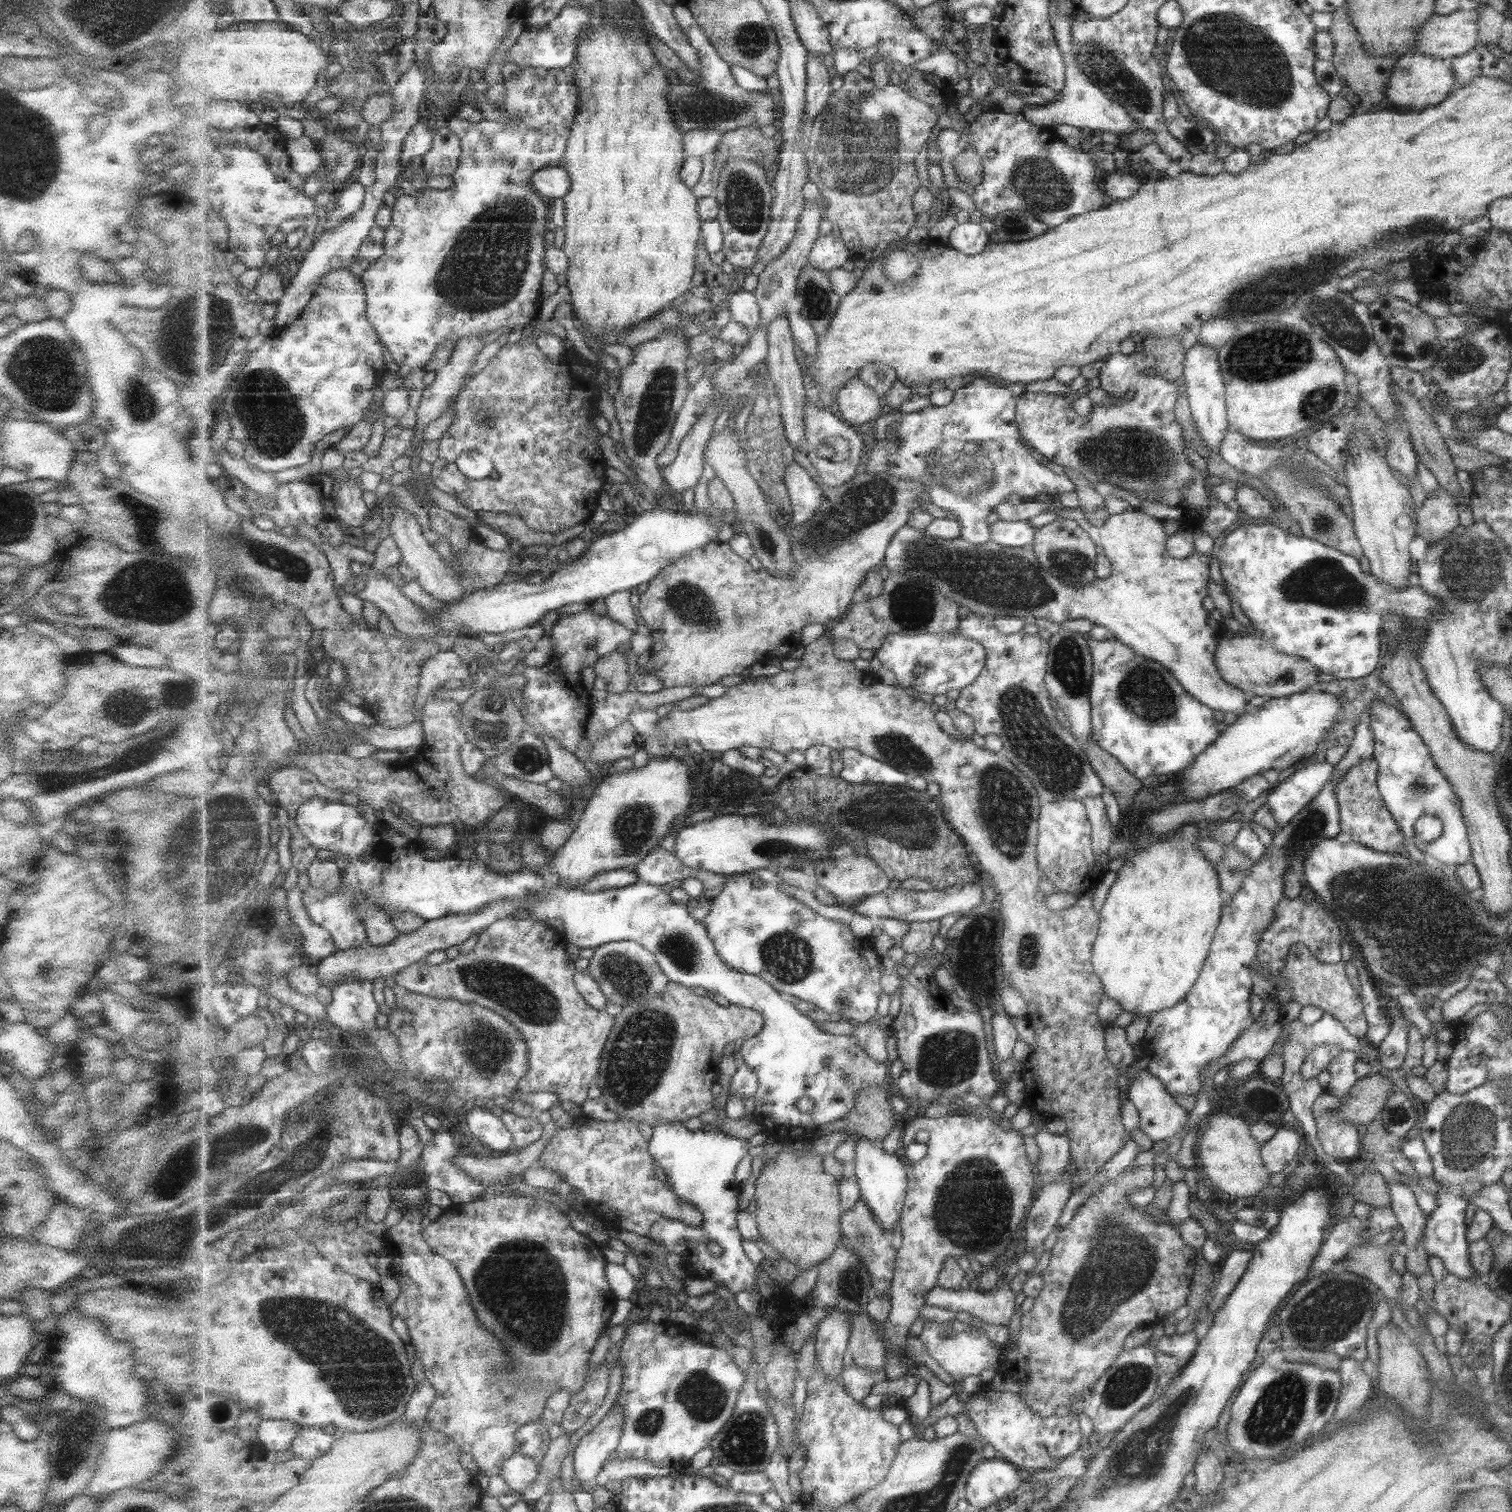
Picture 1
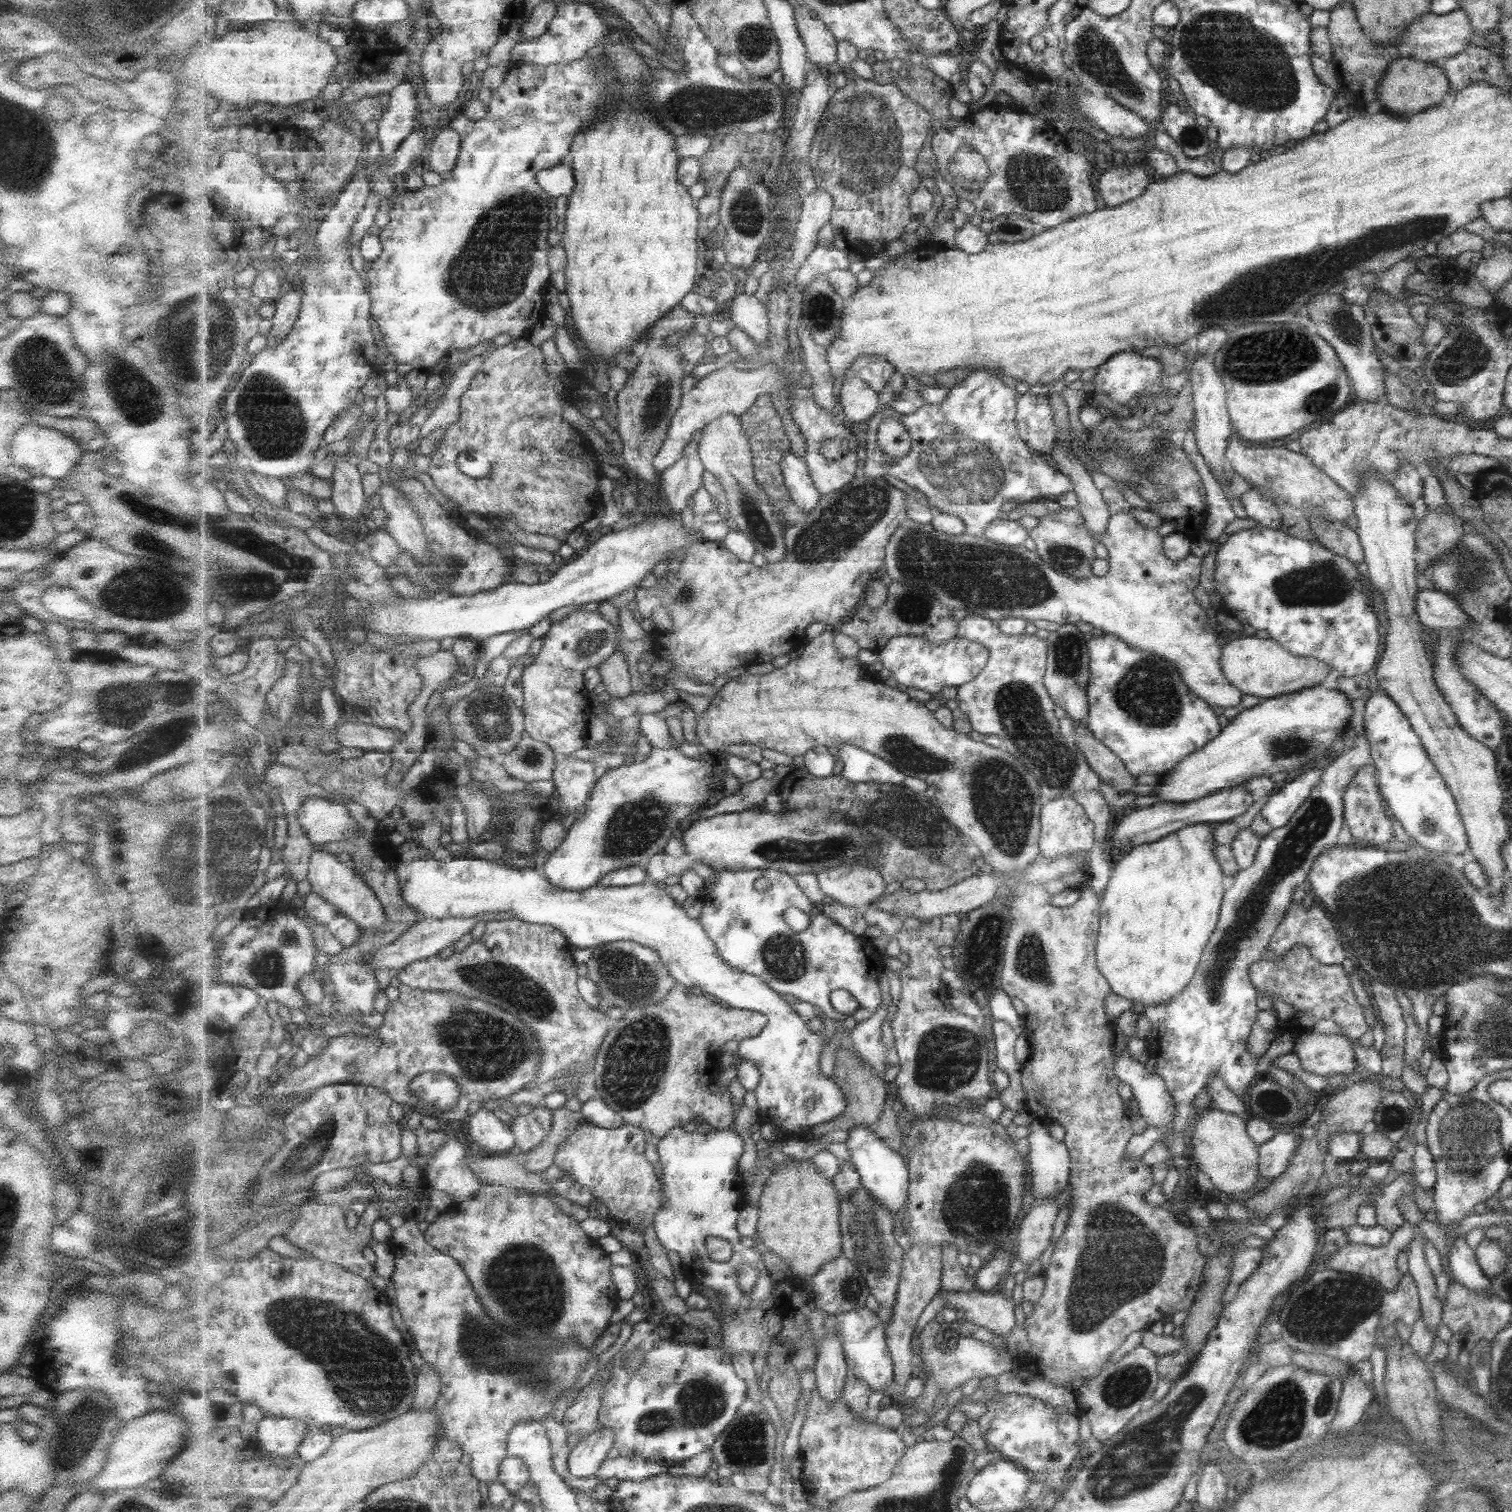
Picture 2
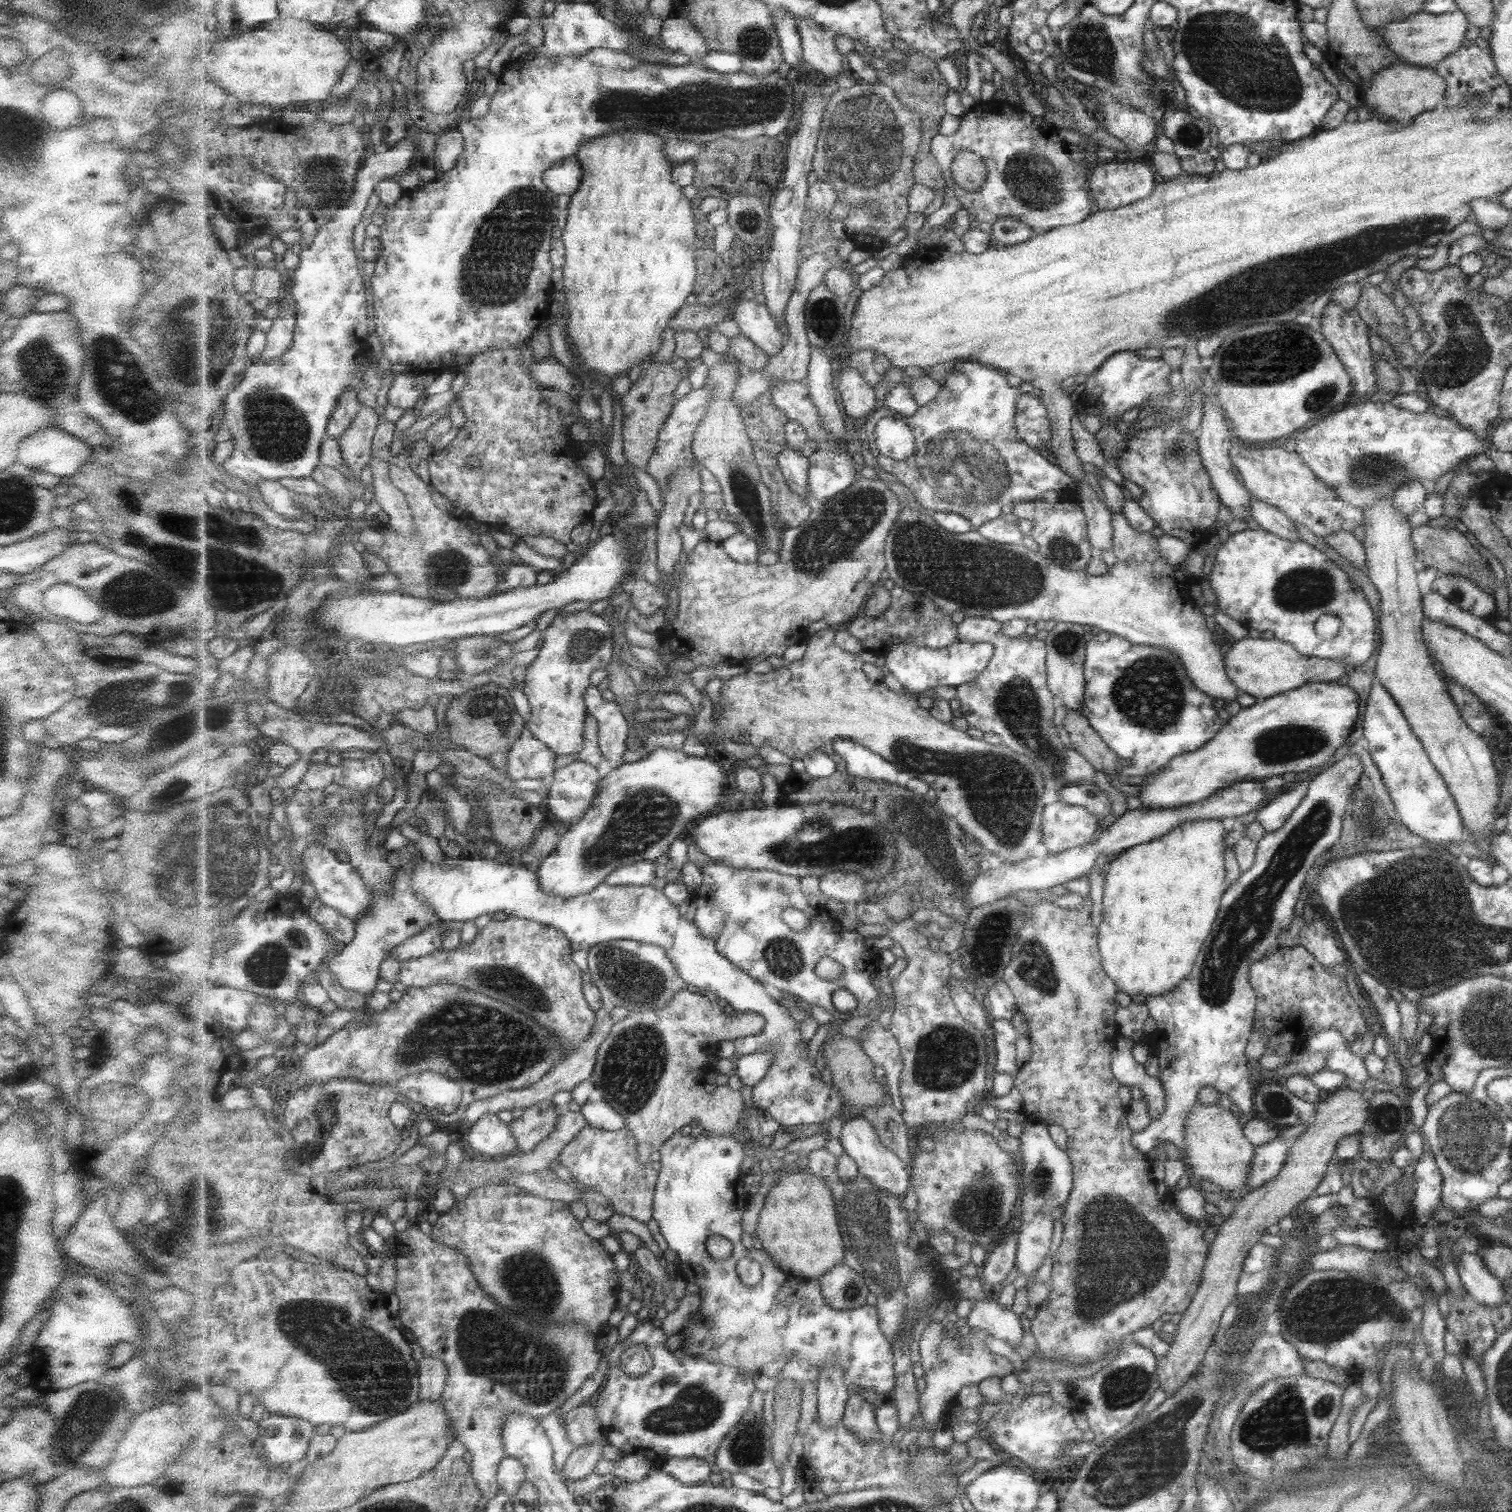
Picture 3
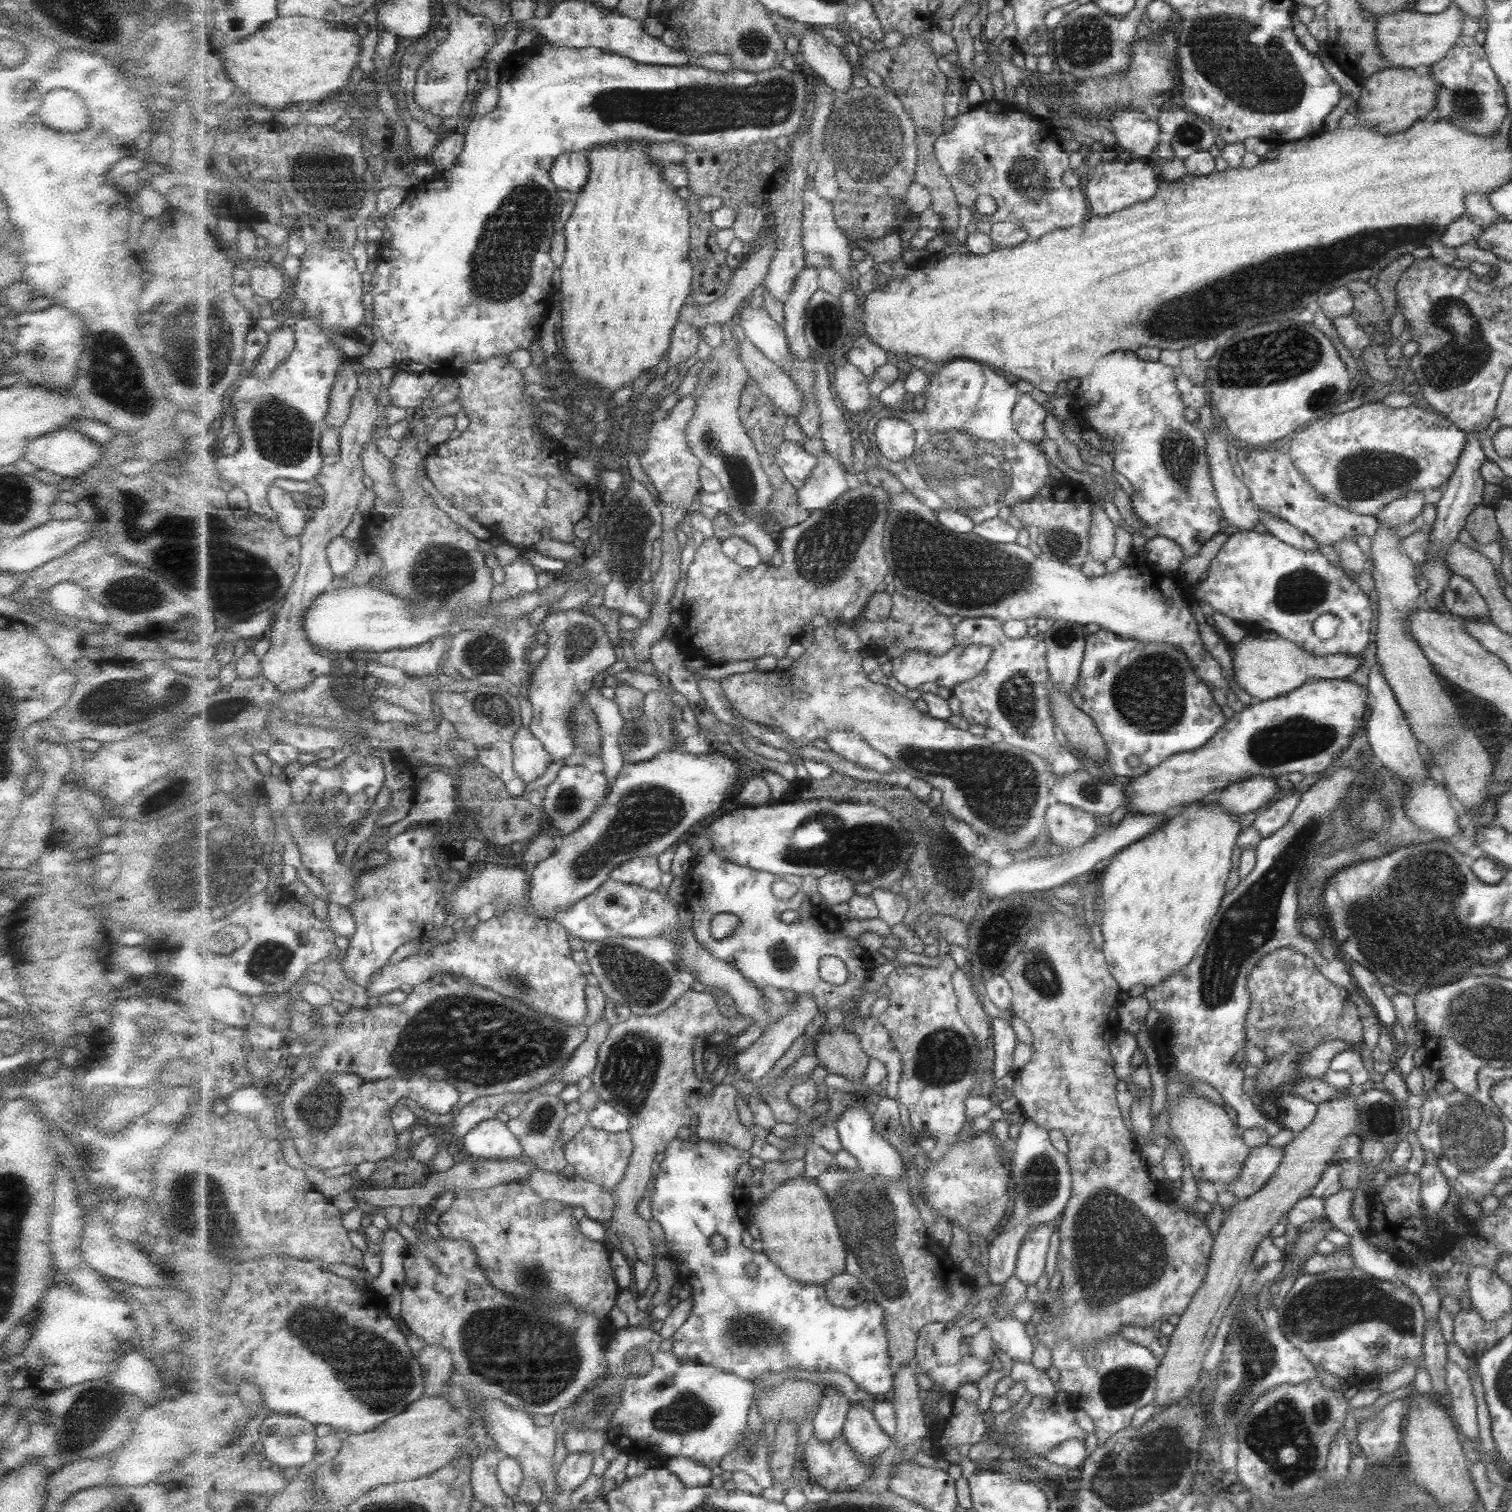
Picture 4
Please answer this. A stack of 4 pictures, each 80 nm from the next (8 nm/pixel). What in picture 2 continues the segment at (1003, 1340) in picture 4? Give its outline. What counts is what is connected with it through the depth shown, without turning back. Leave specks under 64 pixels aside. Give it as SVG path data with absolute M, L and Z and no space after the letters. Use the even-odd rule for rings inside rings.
M939 1292L947 1300L947 1308L963 1311L967 1321L988 1329L996 1337L1006 1338L1017 1326L1016 1302L1000 1292Z

